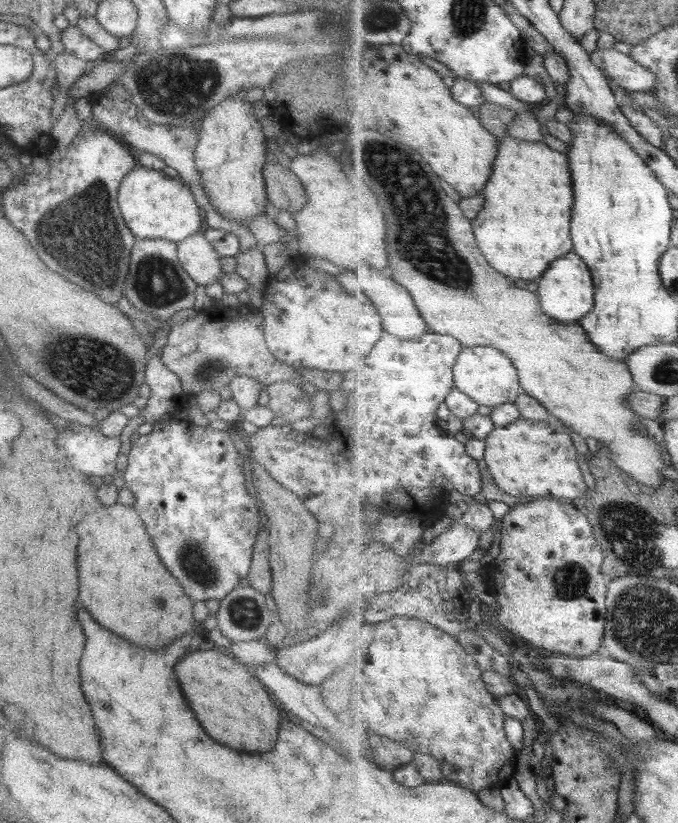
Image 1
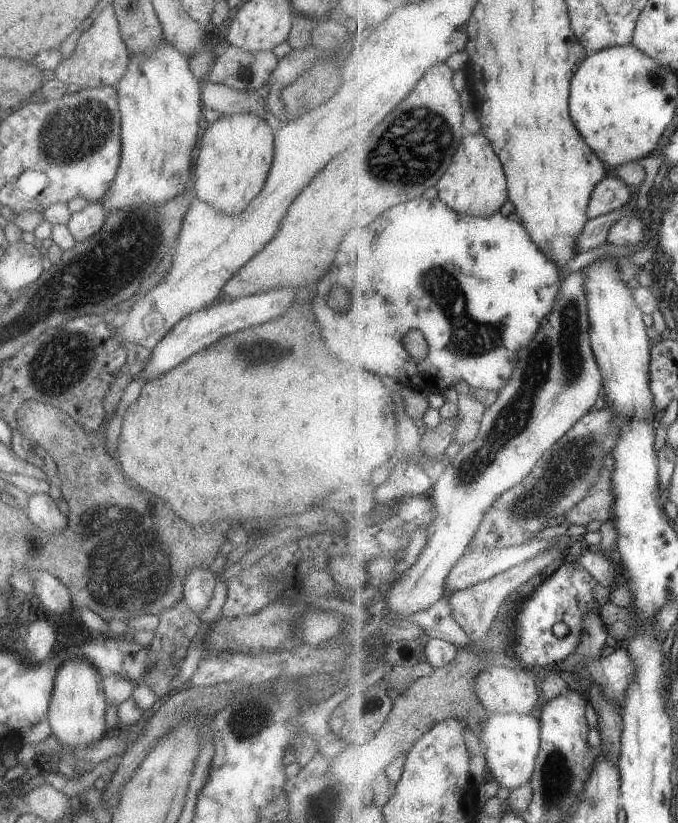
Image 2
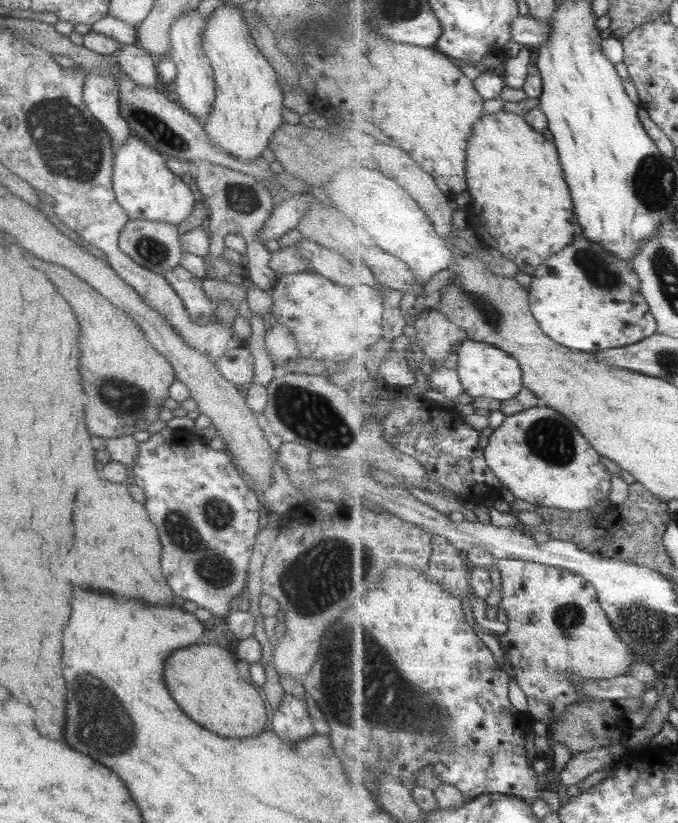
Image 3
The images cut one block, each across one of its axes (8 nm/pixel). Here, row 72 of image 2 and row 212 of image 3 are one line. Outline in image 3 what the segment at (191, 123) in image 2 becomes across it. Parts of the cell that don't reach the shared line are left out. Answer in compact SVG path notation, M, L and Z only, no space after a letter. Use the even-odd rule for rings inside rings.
M134 135L128 136L121 146L114 149L111 186L115 200L125 211L128 220L143 219L178 225L191 214L193 204L196 202L188 185L183 184L180 178L165 166L163 155L158 150L153 150L144 140Z

